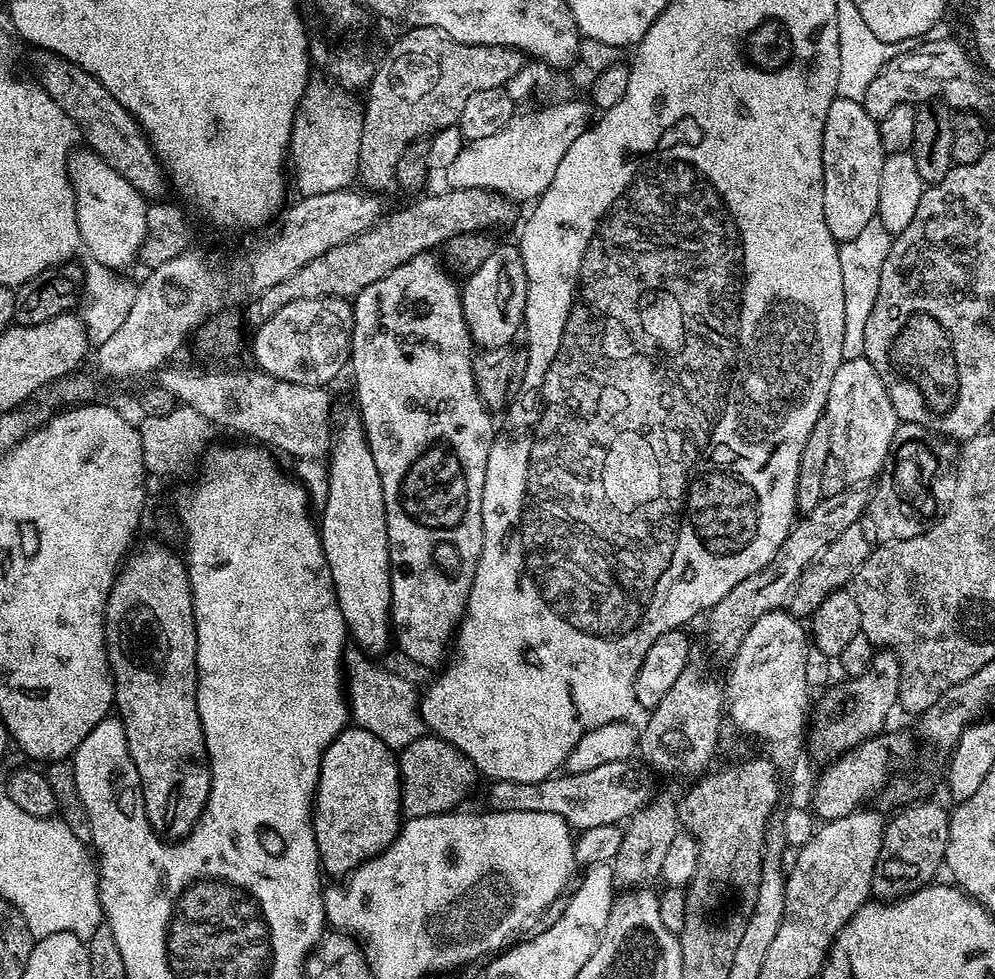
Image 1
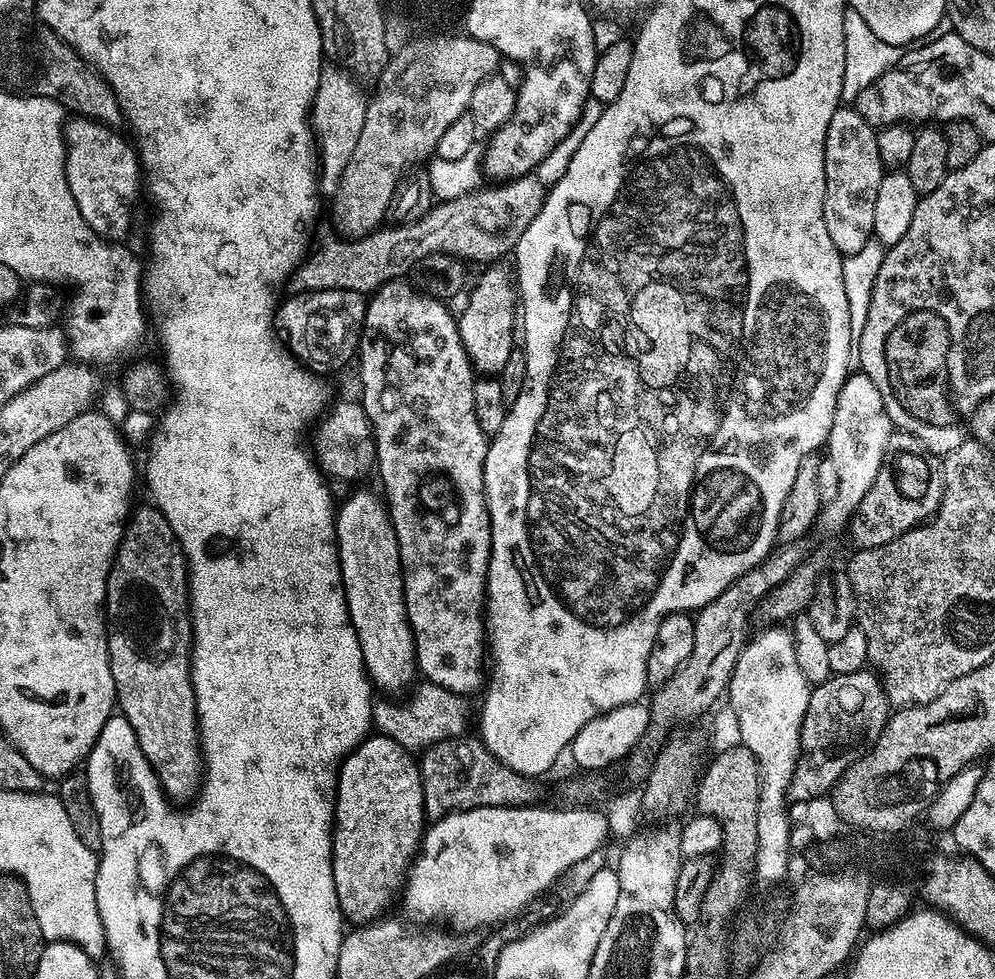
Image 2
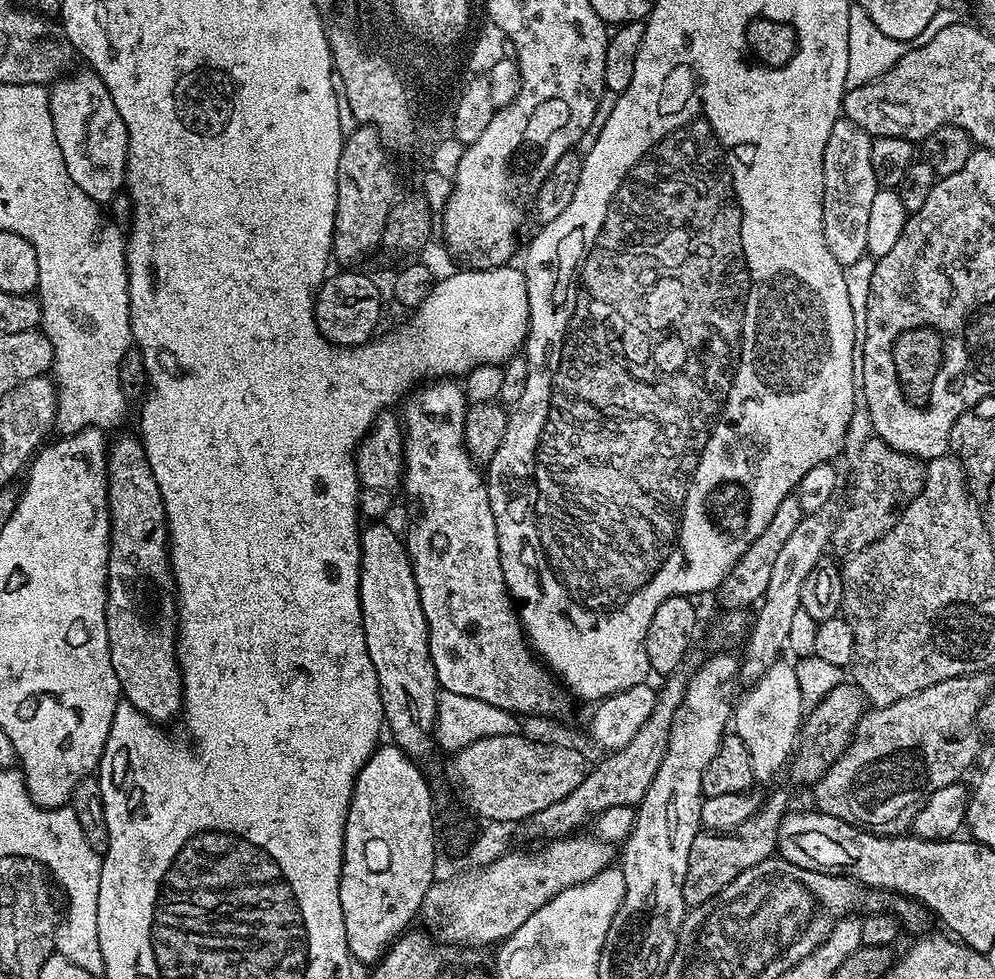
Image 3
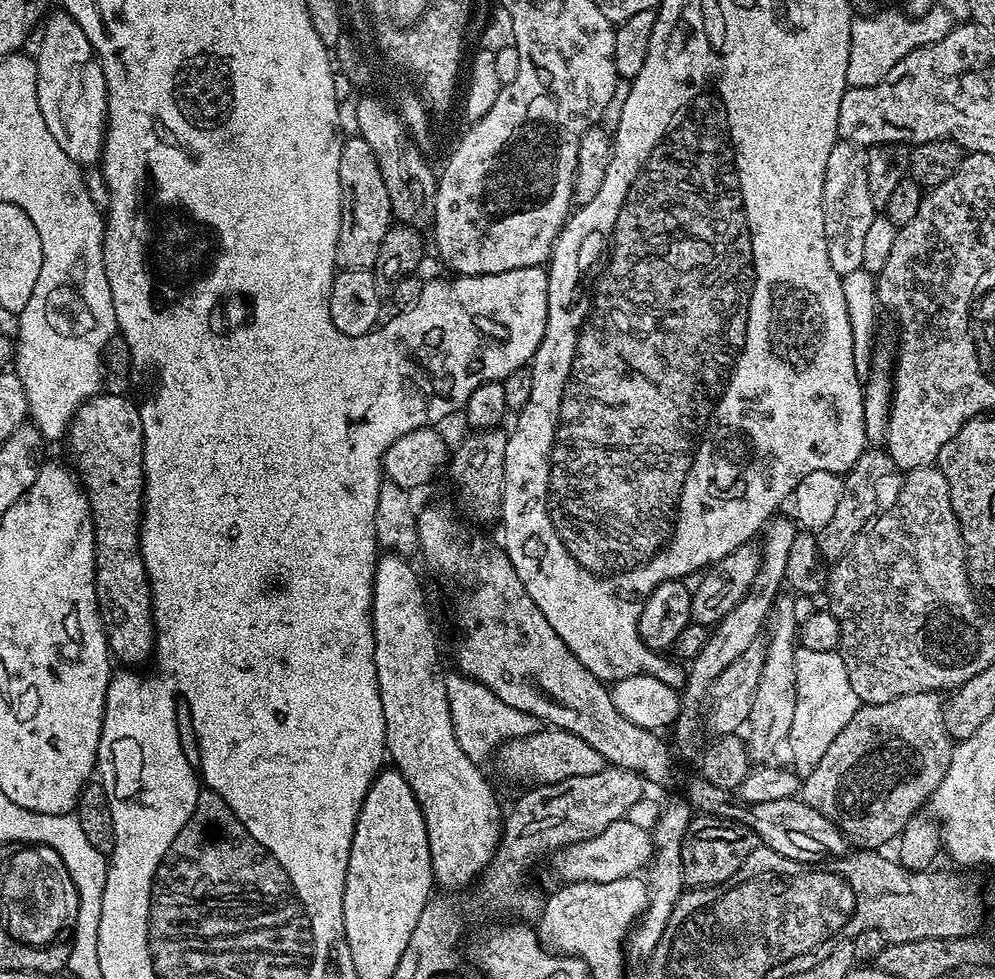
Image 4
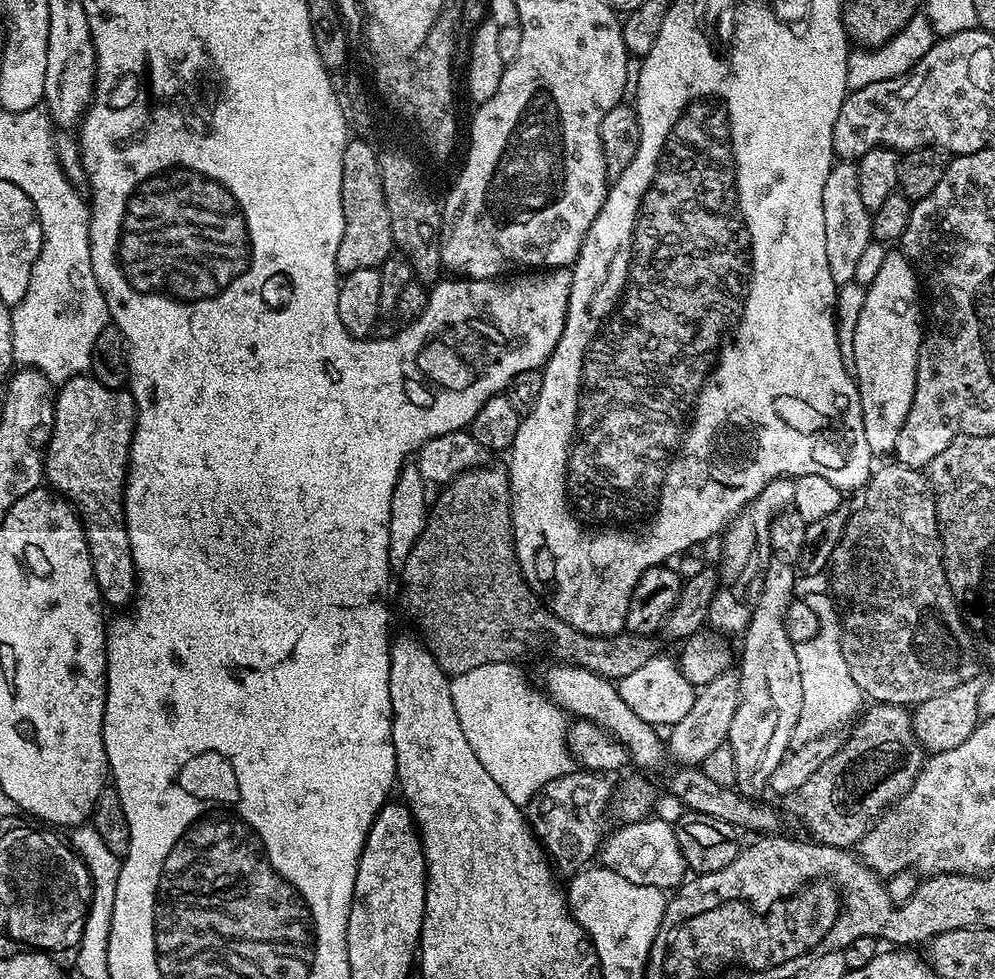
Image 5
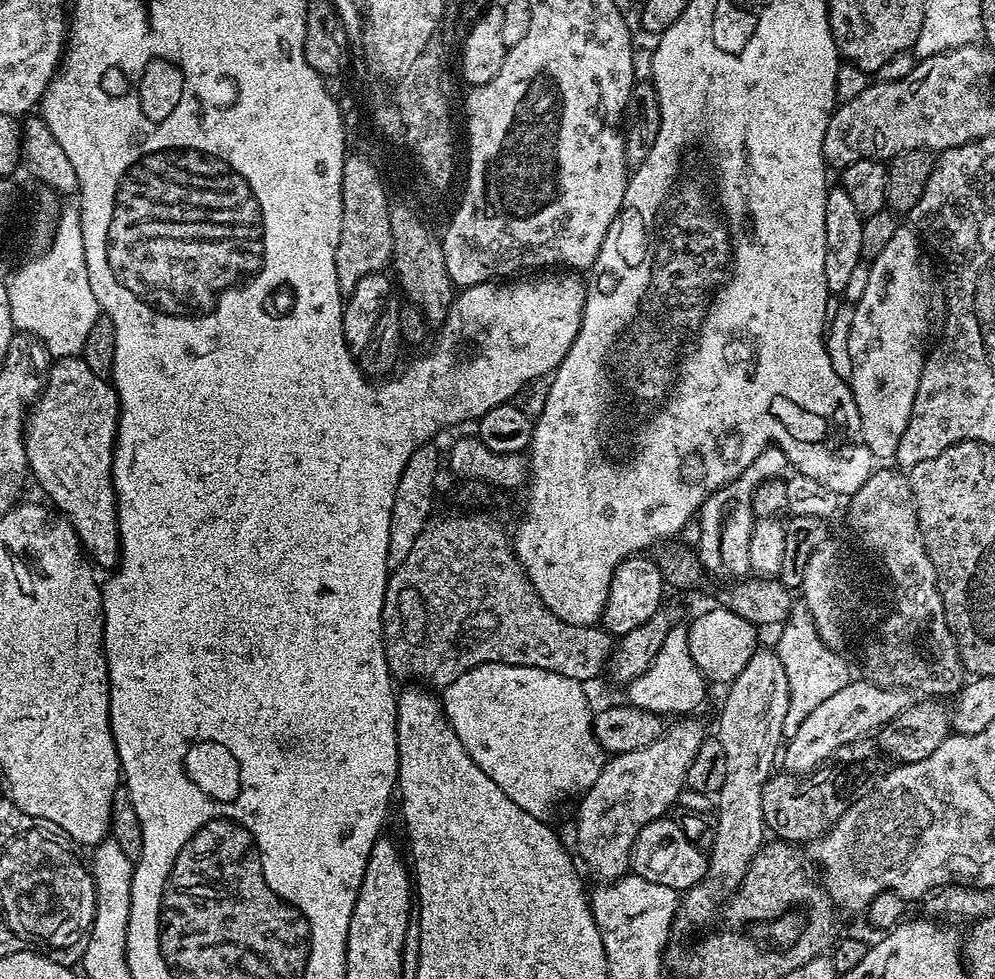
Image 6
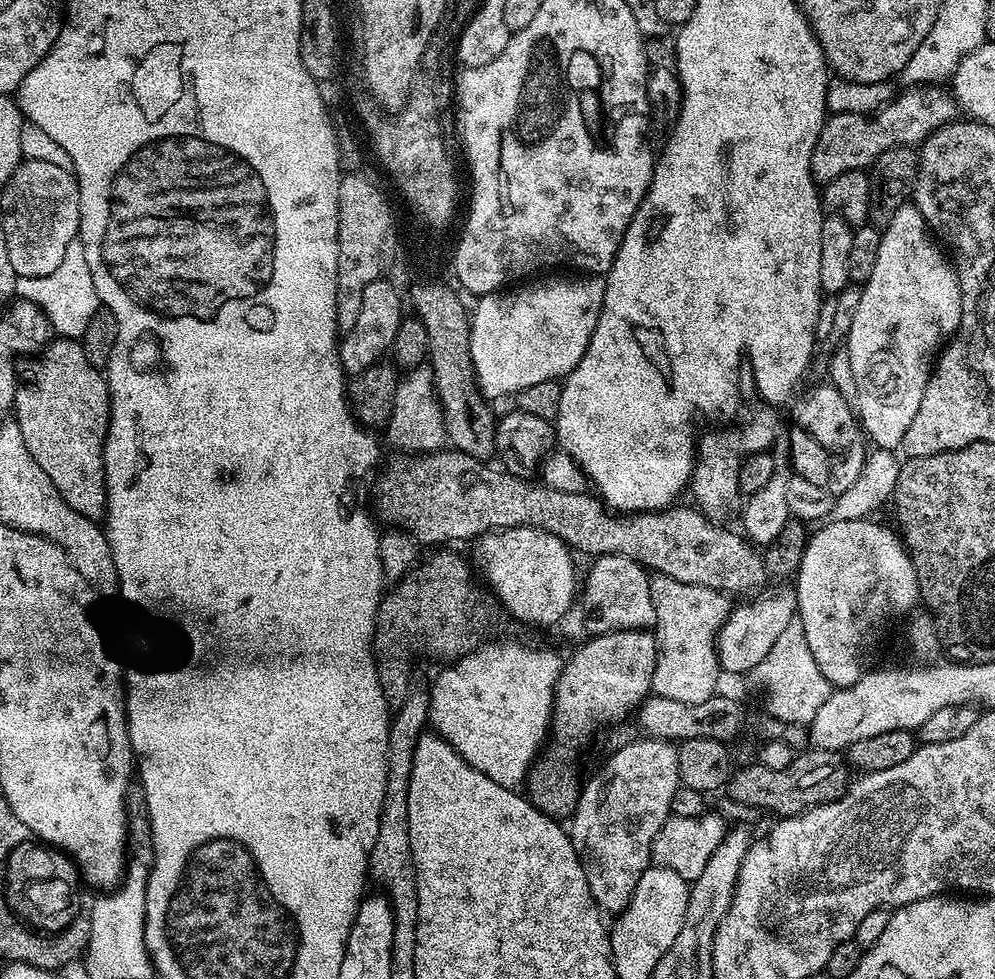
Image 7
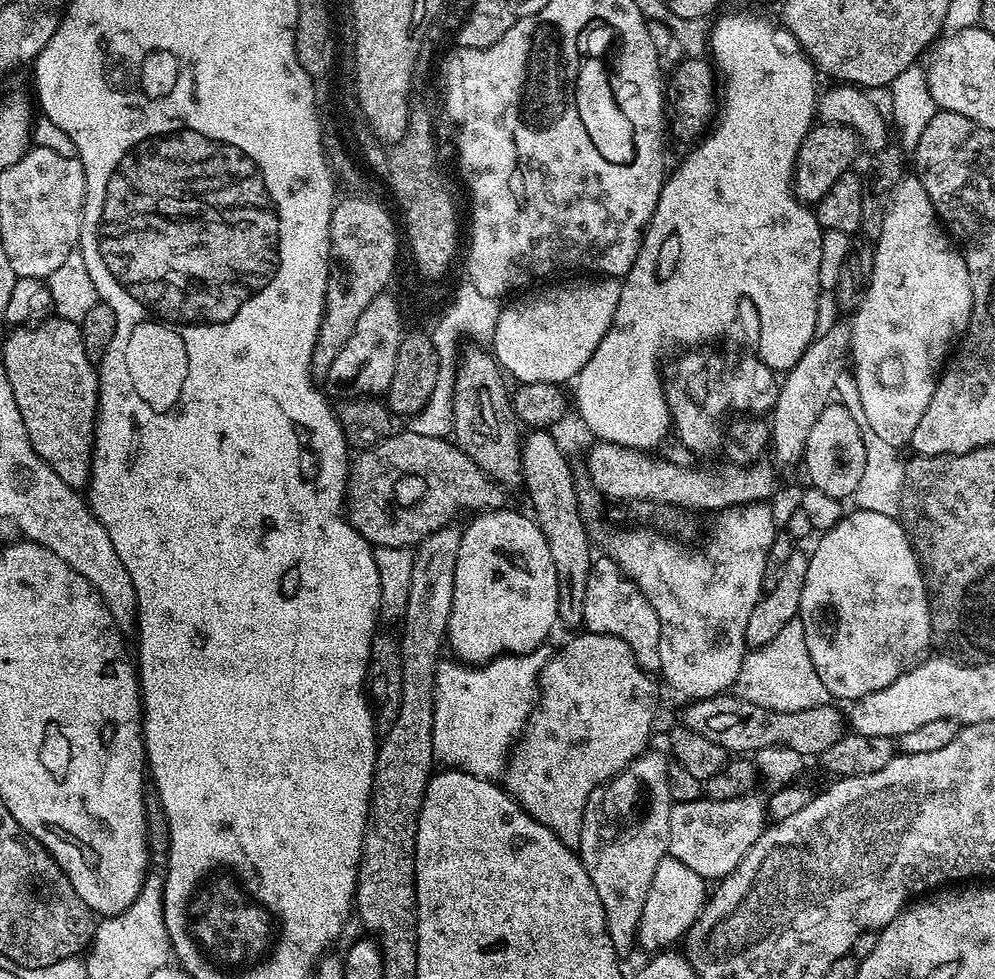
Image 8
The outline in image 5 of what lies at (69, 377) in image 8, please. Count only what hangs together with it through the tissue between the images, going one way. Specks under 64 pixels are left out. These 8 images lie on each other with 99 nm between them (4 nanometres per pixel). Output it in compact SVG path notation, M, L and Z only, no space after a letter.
M91 374L64 381L55 393L54 403L52 437L48 439L48 450L44 453L47 483L73 505L79 515L88 539L90 562L94 566L101 601L116 608L131 605L137 595L136 567L132 561L130 534L124 524L124 486L128 478L128 455L136 433L136 403L131 391L108 388Z

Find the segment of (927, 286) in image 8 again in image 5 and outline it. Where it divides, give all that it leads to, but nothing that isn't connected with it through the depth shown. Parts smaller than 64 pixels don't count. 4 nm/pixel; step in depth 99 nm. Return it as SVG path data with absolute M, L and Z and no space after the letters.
M895 251L886 252L885 261L879 267L878 274L866 287L862 314L858 314L858 326L854 326L854 358L850 362L862 406L862 426L866 426L866 443L876 458L884 458L880 456L887 452L888 455L895 453L902 422L906 422L906 414L910 414L910 402L914 402L918 354L926 331L926 316L923 311L920 313L922 284L918 273L903 251Z

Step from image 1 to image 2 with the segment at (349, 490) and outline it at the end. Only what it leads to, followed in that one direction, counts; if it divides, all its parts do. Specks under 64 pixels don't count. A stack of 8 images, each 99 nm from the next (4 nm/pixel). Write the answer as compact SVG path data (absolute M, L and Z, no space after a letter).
M356 492L344 505L339 505L336 513L336 549L340 552L340 569L348 613L358 634L358 646L362 646L362 658L369 681L379 691L381 688L384 692L396 692L399 688L406 687L412 679L417 679L418 669L416 643L412 637L412 627L404 601L404 571L400 568L398 538L385 501L381 497L379 500L372 492Z

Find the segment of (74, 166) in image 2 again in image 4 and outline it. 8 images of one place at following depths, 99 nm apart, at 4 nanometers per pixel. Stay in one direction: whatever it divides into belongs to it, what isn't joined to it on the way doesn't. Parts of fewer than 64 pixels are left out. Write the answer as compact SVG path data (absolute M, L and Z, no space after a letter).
M57 10L43 21L44 33L40 36L40 53L35 53L36 61L36 93L38 94L38 110L42 110L42 119L46 121L46 130L54 134L58 146L66 150L66 154L74 163L81 166L101 163L104 154L104 129L108 127L108 87L100 58L96 55L90 38L86 38L86 30L78 26L78 22L70 13Z

